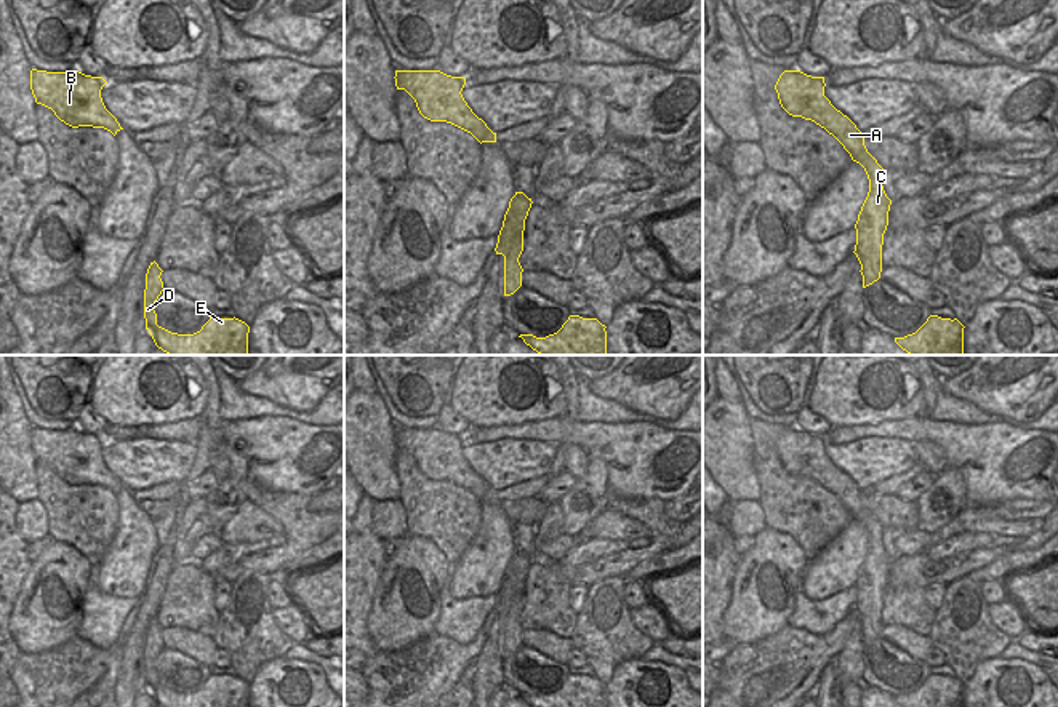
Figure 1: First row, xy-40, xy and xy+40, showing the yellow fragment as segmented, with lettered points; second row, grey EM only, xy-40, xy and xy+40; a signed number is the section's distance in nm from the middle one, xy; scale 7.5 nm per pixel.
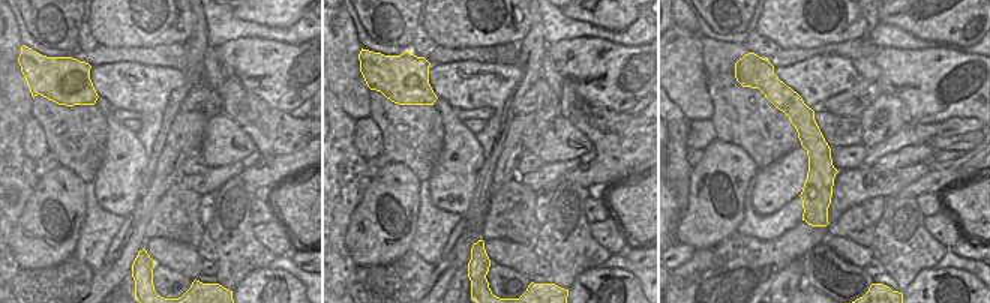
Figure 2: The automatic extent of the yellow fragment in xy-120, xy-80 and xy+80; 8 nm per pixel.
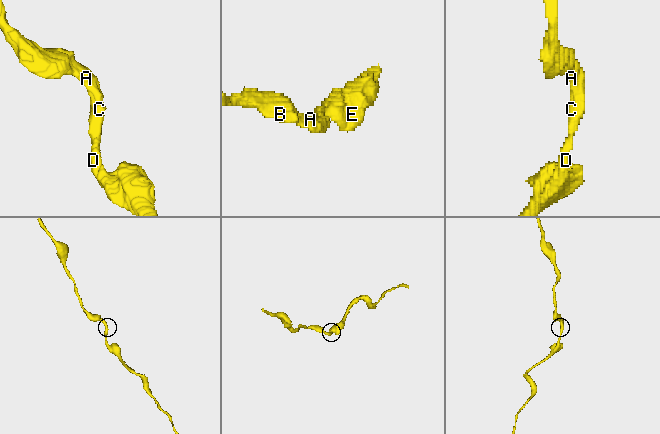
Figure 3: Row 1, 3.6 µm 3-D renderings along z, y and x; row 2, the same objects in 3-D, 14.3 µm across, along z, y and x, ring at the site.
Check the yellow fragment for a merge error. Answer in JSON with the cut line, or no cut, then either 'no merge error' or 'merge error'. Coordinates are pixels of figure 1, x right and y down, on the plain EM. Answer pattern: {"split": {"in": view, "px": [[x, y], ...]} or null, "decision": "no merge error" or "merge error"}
{"split": null, "decision": "no merge error"}

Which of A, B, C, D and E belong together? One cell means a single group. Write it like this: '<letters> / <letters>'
A B C D E

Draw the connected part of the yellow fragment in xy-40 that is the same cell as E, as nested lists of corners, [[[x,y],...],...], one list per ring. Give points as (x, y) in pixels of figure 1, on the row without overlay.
[[[155,619],[150,621],[144,648],[146,688],[158,707],[248,707],[250,685],[235,675],[216,677],[210,673],[210,678],[194,693],[178,693],[158,685],[154,662],[165,648],[162,630]]]

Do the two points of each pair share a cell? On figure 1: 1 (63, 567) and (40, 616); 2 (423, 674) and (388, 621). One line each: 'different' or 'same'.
1: same
2: different

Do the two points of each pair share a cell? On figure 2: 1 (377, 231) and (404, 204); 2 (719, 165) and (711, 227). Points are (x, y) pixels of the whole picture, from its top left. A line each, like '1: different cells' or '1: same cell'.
1: same cell
2: same cell

